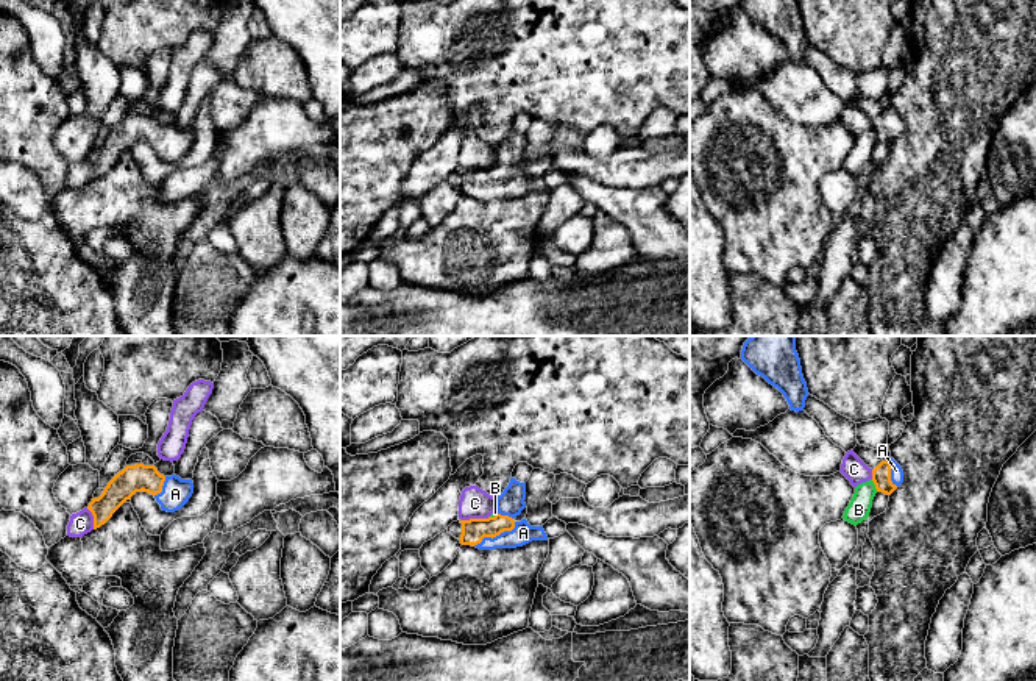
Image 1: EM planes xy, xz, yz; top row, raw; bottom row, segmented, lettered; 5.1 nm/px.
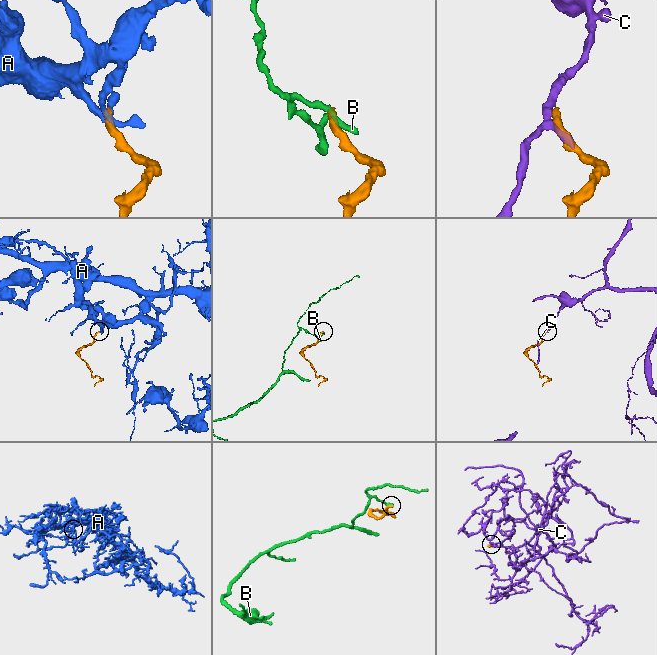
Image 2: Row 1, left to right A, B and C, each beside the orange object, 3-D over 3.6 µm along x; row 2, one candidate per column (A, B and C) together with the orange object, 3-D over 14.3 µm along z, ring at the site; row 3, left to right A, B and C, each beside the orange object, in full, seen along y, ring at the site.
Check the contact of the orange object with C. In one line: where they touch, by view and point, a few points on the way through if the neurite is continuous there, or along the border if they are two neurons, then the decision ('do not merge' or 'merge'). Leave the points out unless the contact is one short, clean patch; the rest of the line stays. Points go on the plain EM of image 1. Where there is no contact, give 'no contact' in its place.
contact xz (475, 169); do not merge

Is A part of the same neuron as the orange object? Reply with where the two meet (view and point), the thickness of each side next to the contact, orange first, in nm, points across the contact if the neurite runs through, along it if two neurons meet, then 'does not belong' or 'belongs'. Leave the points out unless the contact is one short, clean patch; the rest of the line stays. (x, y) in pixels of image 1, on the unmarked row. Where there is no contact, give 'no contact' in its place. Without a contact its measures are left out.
meets orange in xz at (495, 186); 120 nm thick on the orange side, 110 nm on the other; runs through xz (475, 180), (495, 186), (523, 183); belongs

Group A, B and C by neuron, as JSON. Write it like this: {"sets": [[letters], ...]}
{"sets": [["A"], ["B"], ["C"]]}

